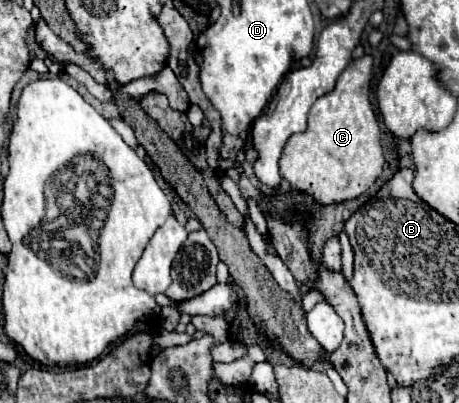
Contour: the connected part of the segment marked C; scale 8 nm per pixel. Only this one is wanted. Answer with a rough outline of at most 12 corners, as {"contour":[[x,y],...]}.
{"contour":[[371,56],[287,140],[279,172],[321,206],[361,196],[385,158]]}

